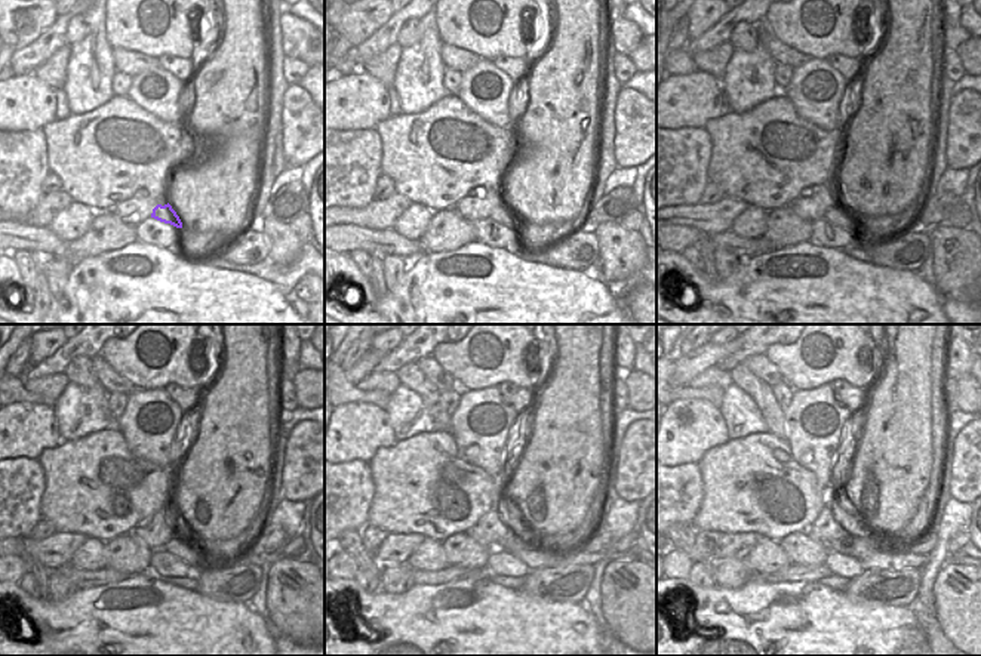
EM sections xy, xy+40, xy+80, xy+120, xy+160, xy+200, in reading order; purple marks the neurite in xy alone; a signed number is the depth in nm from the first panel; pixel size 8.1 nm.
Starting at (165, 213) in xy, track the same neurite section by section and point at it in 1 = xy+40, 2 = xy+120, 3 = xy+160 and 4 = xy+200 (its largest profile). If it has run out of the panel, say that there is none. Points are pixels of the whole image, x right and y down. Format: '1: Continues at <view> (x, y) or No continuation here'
1: Continues at xy+40 (500, 213)
2: Continues at xy+120 (199, 557)
3: Continues at xy+160 (550, 557)
4: Continues at xy+200 (892, 561)

